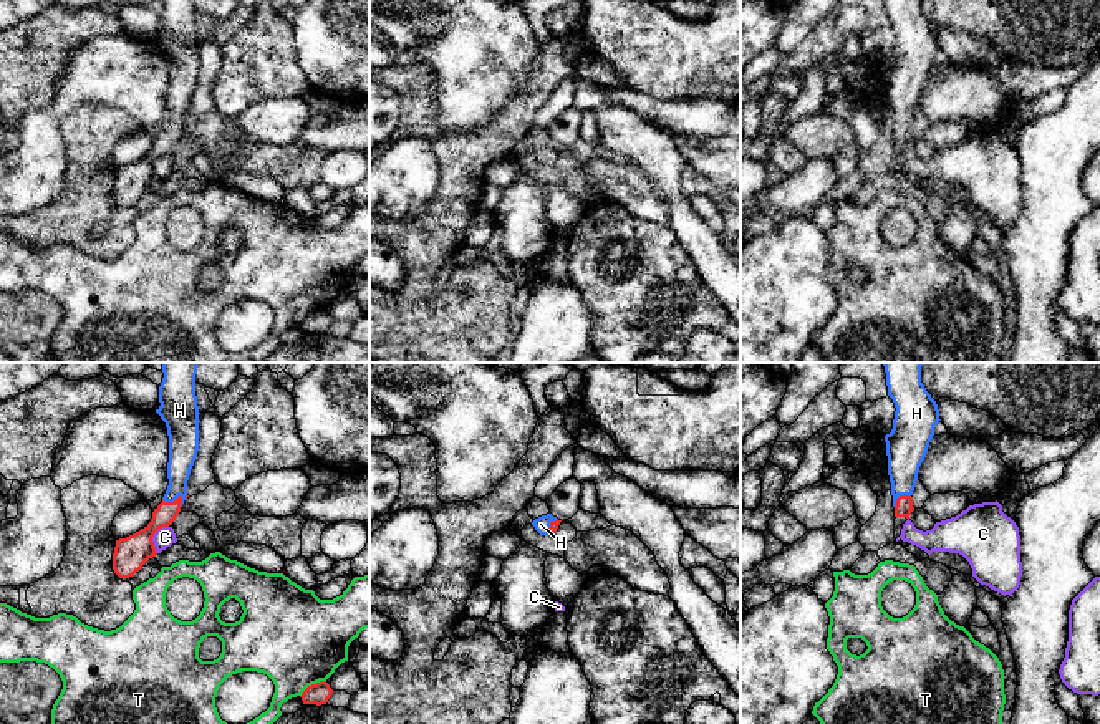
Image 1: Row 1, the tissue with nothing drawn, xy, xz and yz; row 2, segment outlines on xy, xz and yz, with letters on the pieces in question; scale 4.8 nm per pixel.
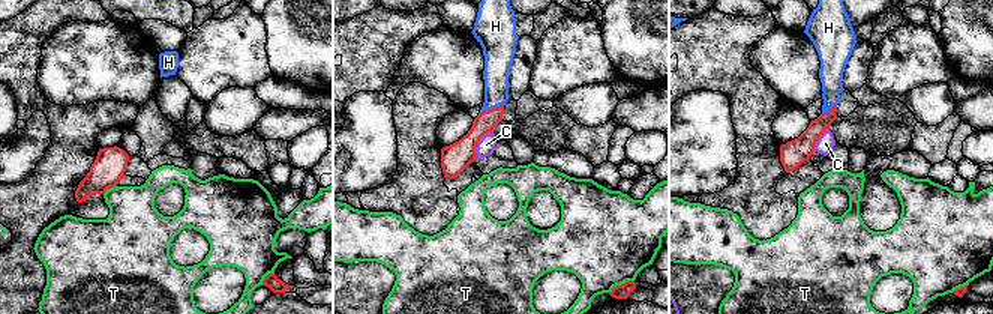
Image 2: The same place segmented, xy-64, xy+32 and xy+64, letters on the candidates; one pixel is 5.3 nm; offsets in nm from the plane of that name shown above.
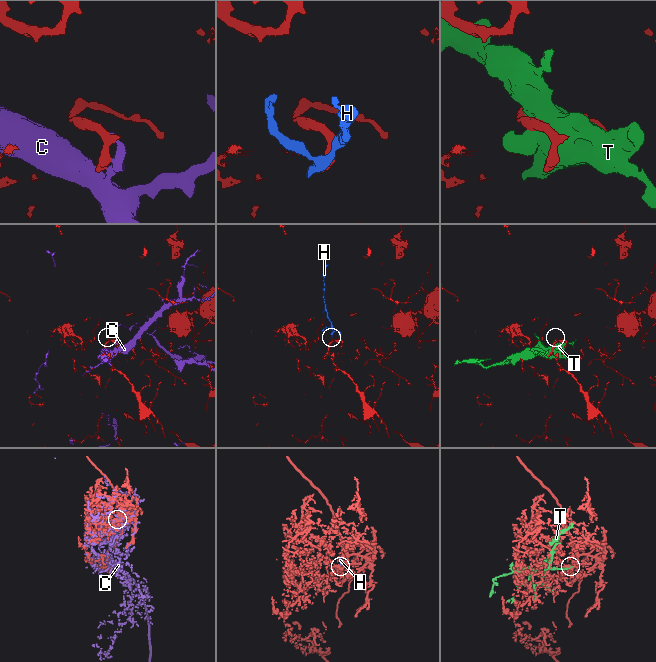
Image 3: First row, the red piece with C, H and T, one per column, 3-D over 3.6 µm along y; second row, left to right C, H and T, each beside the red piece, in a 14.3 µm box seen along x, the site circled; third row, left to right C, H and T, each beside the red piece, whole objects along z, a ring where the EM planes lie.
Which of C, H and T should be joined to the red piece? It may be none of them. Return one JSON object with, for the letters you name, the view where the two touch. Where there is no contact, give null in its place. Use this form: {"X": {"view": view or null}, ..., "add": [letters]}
{"H": {"view": "xy"}, "add": ["H"]}

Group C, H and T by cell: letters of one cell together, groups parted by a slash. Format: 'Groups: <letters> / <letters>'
Groups: C / H / T

